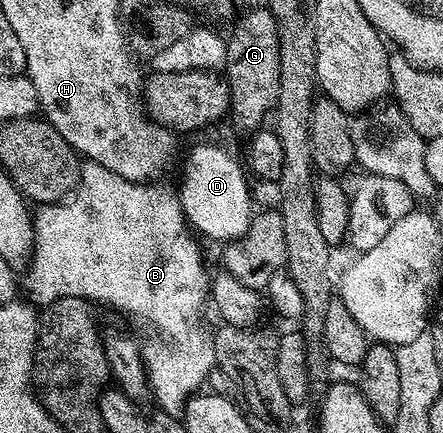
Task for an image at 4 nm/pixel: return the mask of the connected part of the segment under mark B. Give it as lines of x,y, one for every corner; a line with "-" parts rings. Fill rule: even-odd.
85,160
80,166
80,180
84,185
77,184
73,190
72,196
63,203
56,202
52,205
43,205
37,208
35,212
34,223
34,252
33,258
29,263
28,270
25,272
22,285
27,288
29,299
40,305
39,307
47,307
52,305
58,299
74,298
78,295
76,283
91,283
90,291
98,299
104,299
109,303
134,316
141,317
146,324
152,328
152,334
148,338
143,338
142,352
144,354
144,365
149,371
160,369
160,382
155,382
154,397
160,401
180,401
187,402
188,398
197,392
196,389
208,377
211,369
217,368
216,352
212,346
213,334
204,330
204,325
200,322
200,316
204,313
203,301
207,302
210,297
210,273
204,270
204,257
200,254
200,245
192,238
193,230
186,224
183,207
180,205
180,195
175,188
172,189
165,183
141,183
139,181
127,181
118,175
114,175
114,171
110,171
106,167
102,167
98,163

